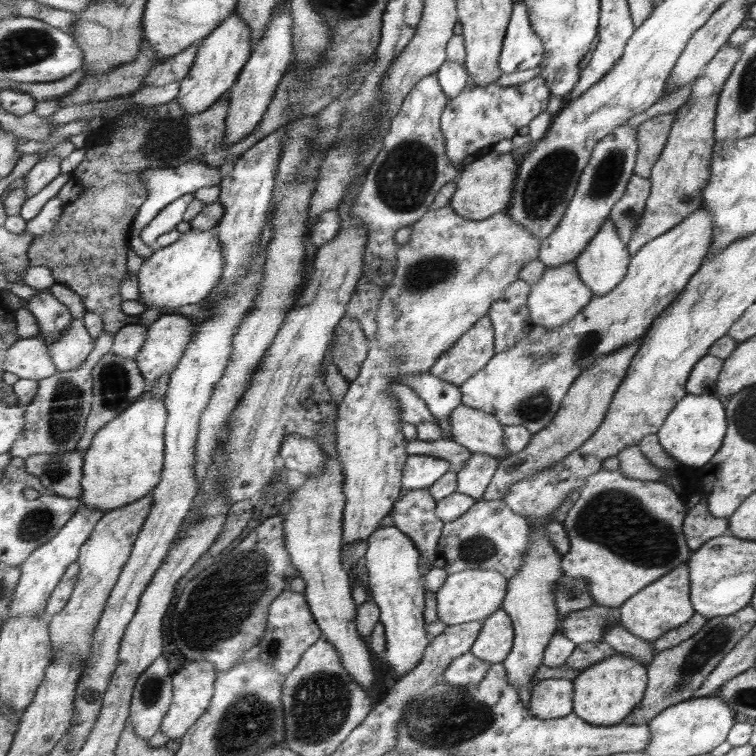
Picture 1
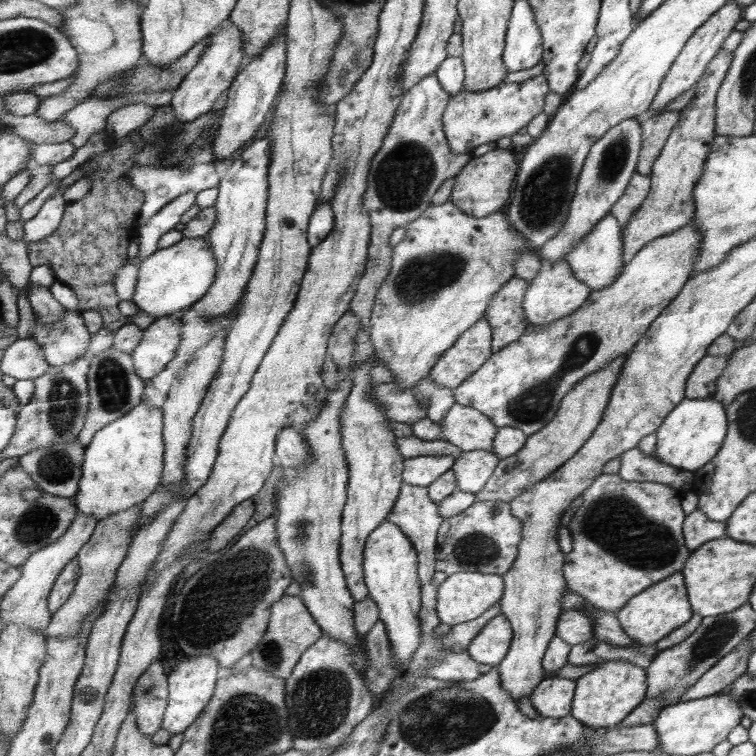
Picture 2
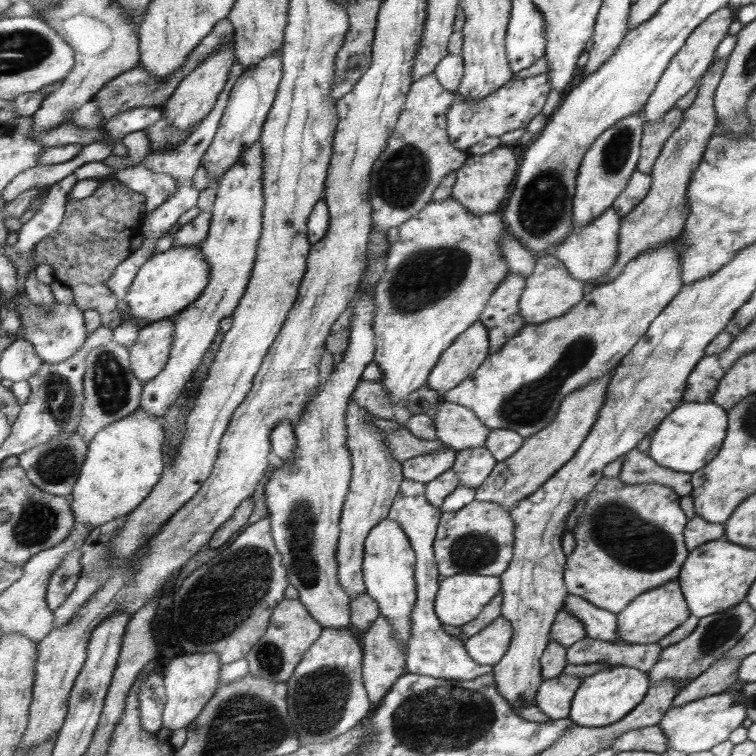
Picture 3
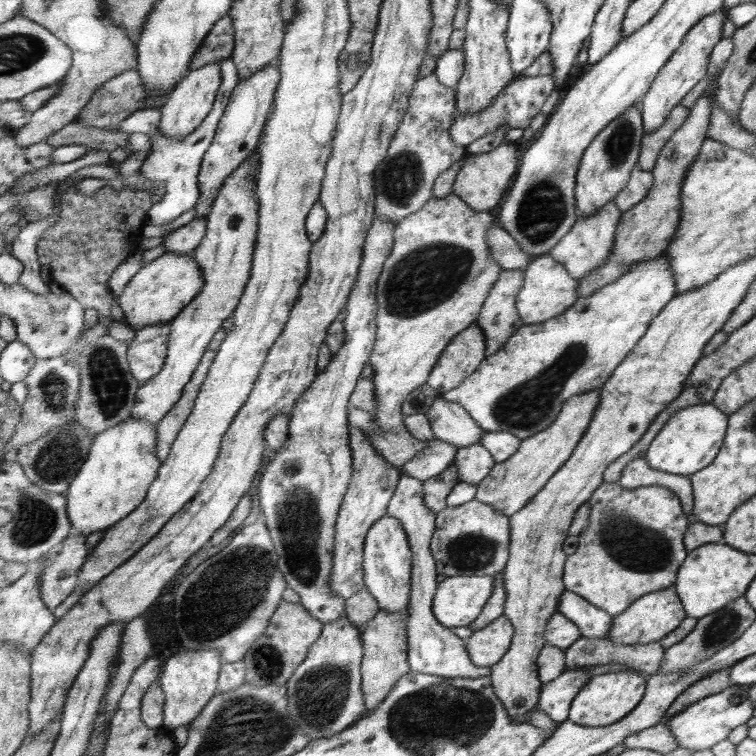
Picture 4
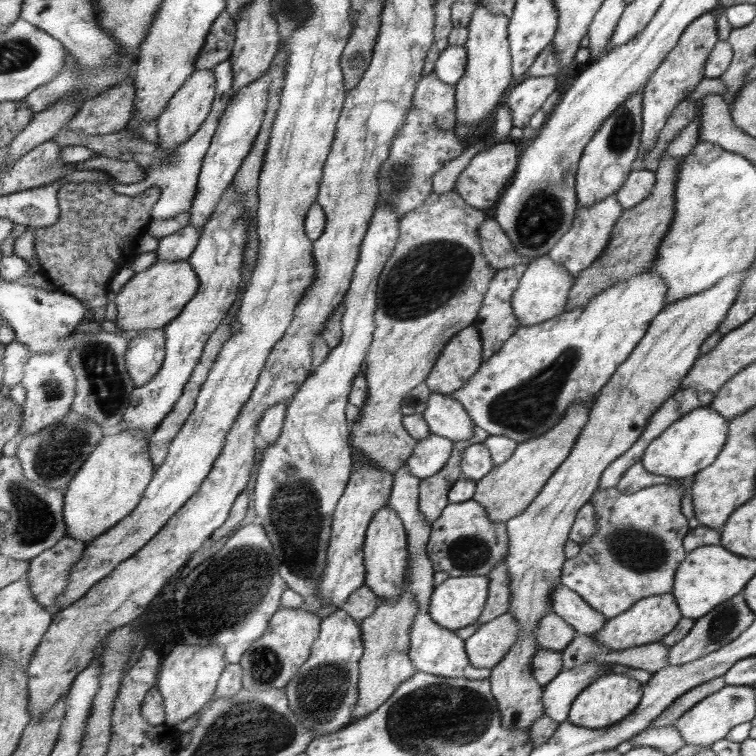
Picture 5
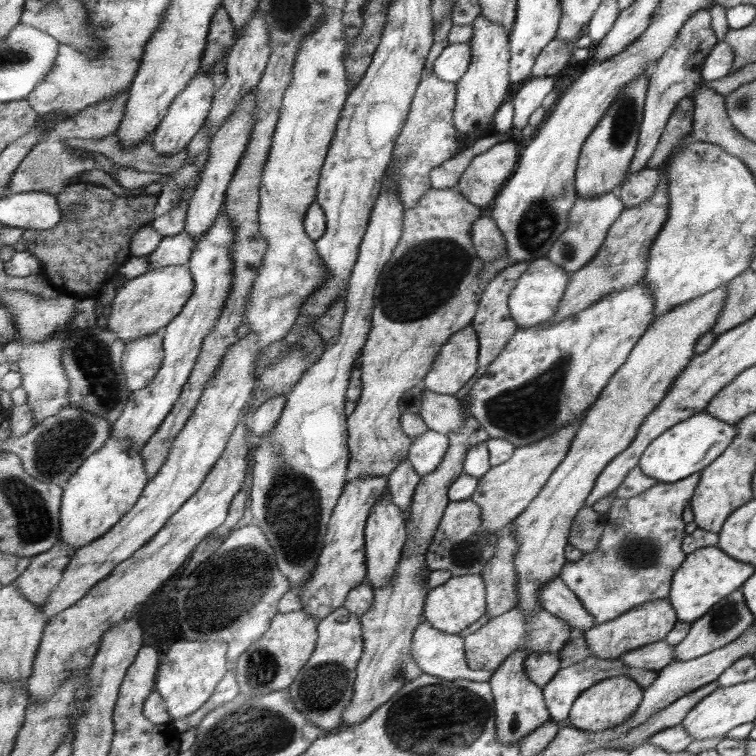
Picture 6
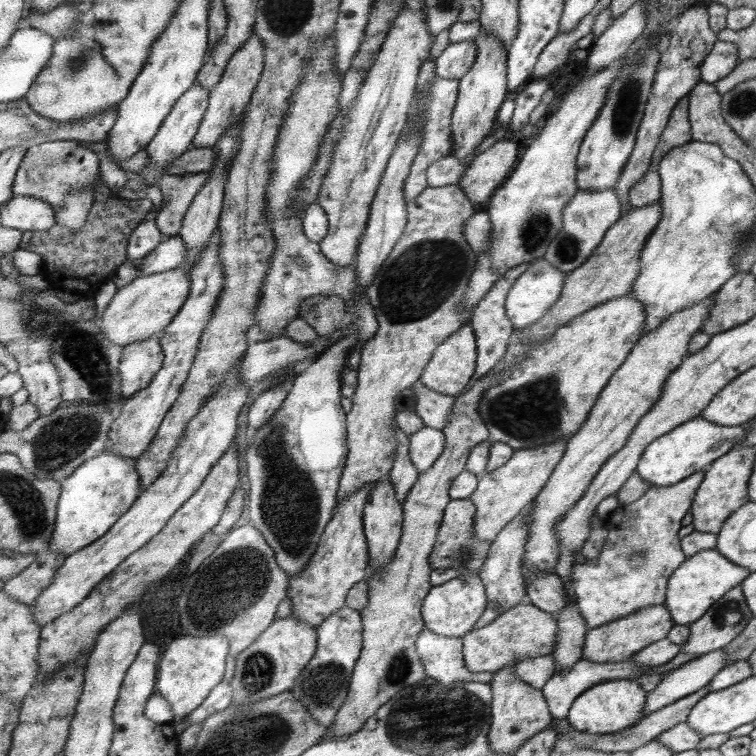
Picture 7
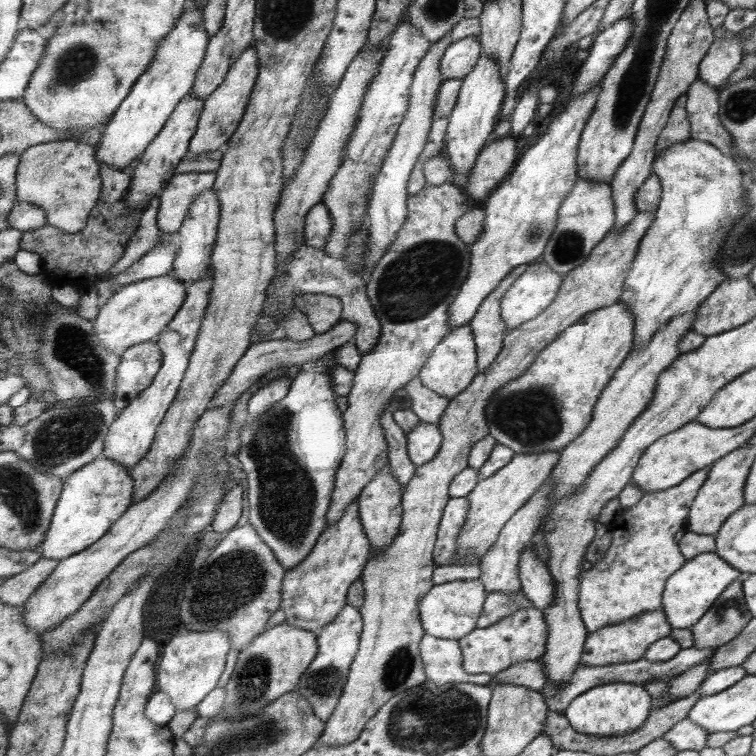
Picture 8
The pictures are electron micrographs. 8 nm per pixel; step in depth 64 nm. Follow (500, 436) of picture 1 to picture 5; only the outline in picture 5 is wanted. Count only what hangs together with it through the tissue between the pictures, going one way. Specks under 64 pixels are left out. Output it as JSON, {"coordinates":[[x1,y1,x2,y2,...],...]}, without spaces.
{"coordinates":[[431,393,427,405,423,417,426,418,431,433,449,438,453,442,467,442,475,438,477,426,457,399]]}

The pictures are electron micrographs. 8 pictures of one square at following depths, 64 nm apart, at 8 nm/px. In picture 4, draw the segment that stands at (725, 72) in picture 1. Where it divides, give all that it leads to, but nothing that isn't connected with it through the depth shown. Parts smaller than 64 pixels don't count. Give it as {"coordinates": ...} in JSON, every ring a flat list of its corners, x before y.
{"coordinates":[[711,94,699,97,689,109,687,120,675,133,669,137,657,157,655,168,651,169,652,186,649,195,635,205,631,210,623,213,616,234,616,244,611,256,605,264,589,273,584,279,580,279,580,298,591,296,596,290,617,282,624,274,638,262,645,258,655,258,662,254,668,246,668,242,675,236,679,229,681,218,682,186,687,170,697,154,700,146,707,139,707,130,711,126]]}

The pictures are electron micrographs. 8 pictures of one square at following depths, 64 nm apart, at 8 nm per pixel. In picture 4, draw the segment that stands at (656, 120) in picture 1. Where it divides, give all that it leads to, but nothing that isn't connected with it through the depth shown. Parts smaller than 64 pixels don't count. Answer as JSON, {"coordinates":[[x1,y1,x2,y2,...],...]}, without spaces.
{"coordinates":[[677,105,665,117,664,124,659,128,652,130,644,135,644,143,640,154,640,168,644,171,651,172,655,168,657,157,669,137,680,128,688,118,688,107]]}

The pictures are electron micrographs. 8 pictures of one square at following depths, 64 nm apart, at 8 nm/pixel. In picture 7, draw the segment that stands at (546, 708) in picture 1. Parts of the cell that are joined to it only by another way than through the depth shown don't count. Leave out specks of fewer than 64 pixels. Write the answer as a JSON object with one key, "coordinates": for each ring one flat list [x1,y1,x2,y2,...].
{"coordinates":[[677,653,665,665,648,667,635,661,623,661,623,662,591,662,586,658,582,658,579,662,576,662,567,671,559,671,556,673,547,684,542,688,550,710,553,713,554,718,566,719,569,711,571,710,573,703,577,700,580,694,592,689,593,686,608,681,615,681,617,679,631,679,638,680,639,676,645,673,657,673,657,675,665,675,665,673,671,671,673,668,677,668,679,665,683,665,684,662,689,662,693,658,687,653]]}

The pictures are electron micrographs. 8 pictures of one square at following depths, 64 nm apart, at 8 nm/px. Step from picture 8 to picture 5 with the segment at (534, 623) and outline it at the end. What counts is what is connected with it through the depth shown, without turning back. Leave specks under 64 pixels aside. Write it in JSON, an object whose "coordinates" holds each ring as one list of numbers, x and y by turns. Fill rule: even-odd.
{"coordinates":[[551,611,542,618,536,639,541,649,564,651,578,634,572,623,565,622,560,614],[511,613,498,616,495,620,482,624,479,630,466,640,466,651,471,664,475,668,495,668,516,645,518,638,520,638,520,630,519,621]]}

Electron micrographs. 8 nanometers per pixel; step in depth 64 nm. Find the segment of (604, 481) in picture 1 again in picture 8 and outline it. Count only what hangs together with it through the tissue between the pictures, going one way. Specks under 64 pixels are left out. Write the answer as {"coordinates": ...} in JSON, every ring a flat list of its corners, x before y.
{"coordinates":[[707,468,697,470,688,478,685,478,679,485,672,486,657,492,647,492,635,506,622,509,615,515,610,523,611,547,605,558,593,563,588,569,582,569,580,588,580,611,582,618,588,627,588,632,595,632,604,629,608,624,619,624,628,621,630,618,639,616,644,612,660,608,661,595,665,579,679,570,686,561,678,549,678,544,673,540,673,534,683,526,683,520,687,514,689,504,692,504,700,486,707,480,709,470]]}

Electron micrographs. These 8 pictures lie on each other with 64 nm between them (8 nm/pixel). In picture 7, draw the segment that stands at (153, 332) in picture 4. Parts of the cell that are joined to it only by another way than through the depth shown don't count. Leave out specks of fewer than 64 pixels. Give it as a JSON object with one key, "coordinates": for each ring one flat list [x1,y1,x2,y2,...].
{"coordinates":[[160,336,126,346,120,364,123,397,131,399,137,392,146,389,160,372,164,358,164,347,161,346]]}

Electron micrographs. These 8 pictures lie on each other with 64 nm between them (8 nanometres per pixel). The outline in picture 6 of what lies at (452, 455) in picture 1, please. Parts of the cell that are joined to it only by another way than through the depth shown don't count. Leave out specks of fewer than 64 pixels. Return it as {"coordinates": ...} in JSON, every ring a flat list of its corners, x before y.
{"coordinates":[[458,187,446,188,446,189,431,189,428,194,425,194,424,198,421,198,421,202,413,208,408,208,405,211,404,216,404,233,402,234,400,244,397,245,393,256,389,259,389,262,385,265,383,272,381,273,377,288,376,288,376,304,373,307,372,314,372,332,369,333,368,344,365,346,364,354,361,357,362,360,362,392,361,398,357,403,357,409,351,416,348,416,348,432,349,432,349,448,352,454,352,461,349,464,348,477,346,482,352,482,355,479,361,479,361,477,383,477,391,475,397,466,400,466,401,462,405,462,409,458,409,451,412,448,414,438,410,438,403,426,401,425,401,408,399,408,399,399,407,390,411,390,413,386,417,386,421,380,427,376,427,373,432,369,433,363,436,361,436,356,440,353,444,344,447,344,449,338,455,333,459,333,461,329,472,324,472,320,475,318,479,308,479,301,483,296,485,290,484,283,480,282,480,272,484,269,485,261,477,254,475,250,471,229,473,223,481,218,483,210,481,207,475,206,475,204,469,202,463,194,461,194]]}

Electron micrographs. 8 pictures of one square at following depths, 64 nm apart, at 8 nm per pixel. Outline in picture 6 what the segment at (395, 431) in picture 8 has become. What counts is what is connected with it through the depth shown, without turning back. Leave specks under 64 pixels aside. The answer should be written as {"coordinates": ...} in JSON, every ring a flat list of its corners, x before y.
{"coordinates":[[408,459,405,462,401,462,400,466,397,466,397,469,388,476,388,488,391,491,390,498,404,511,407,526,410,521,410,508,413,495,421,478,415,472,415,468,411,466,411,462]]}

